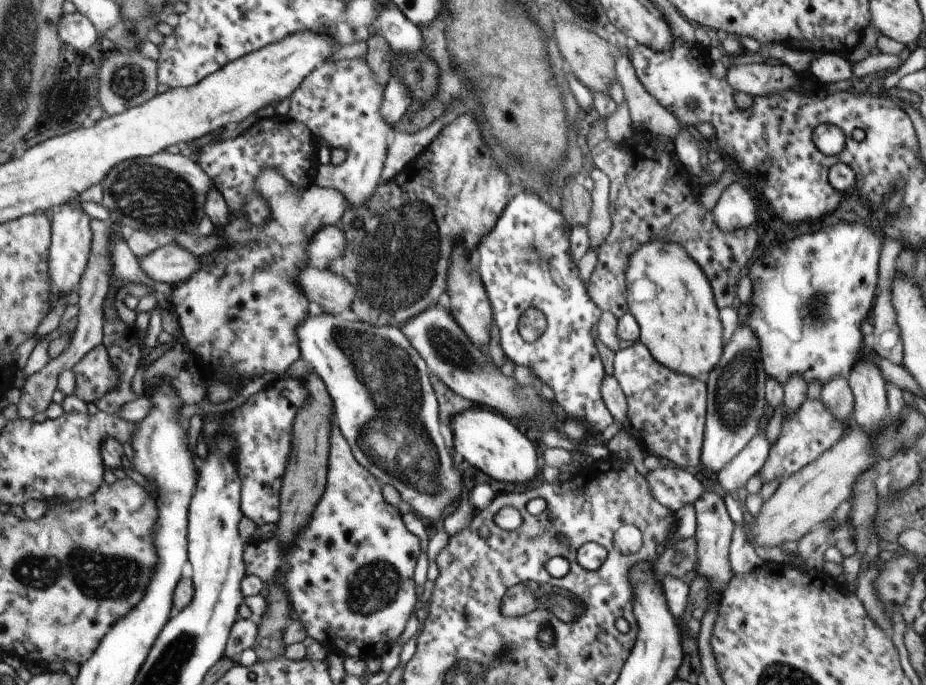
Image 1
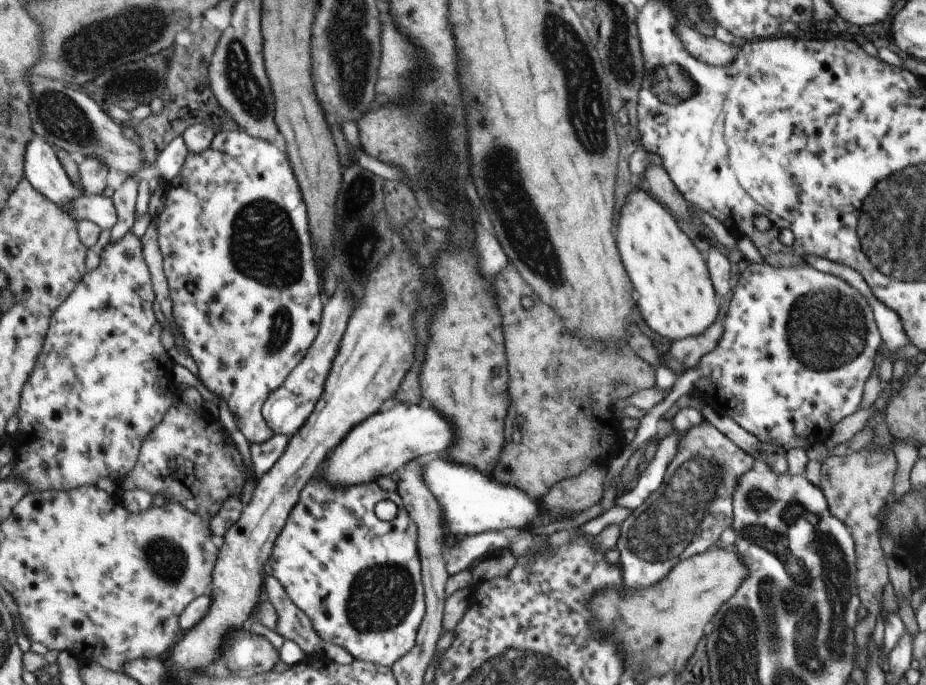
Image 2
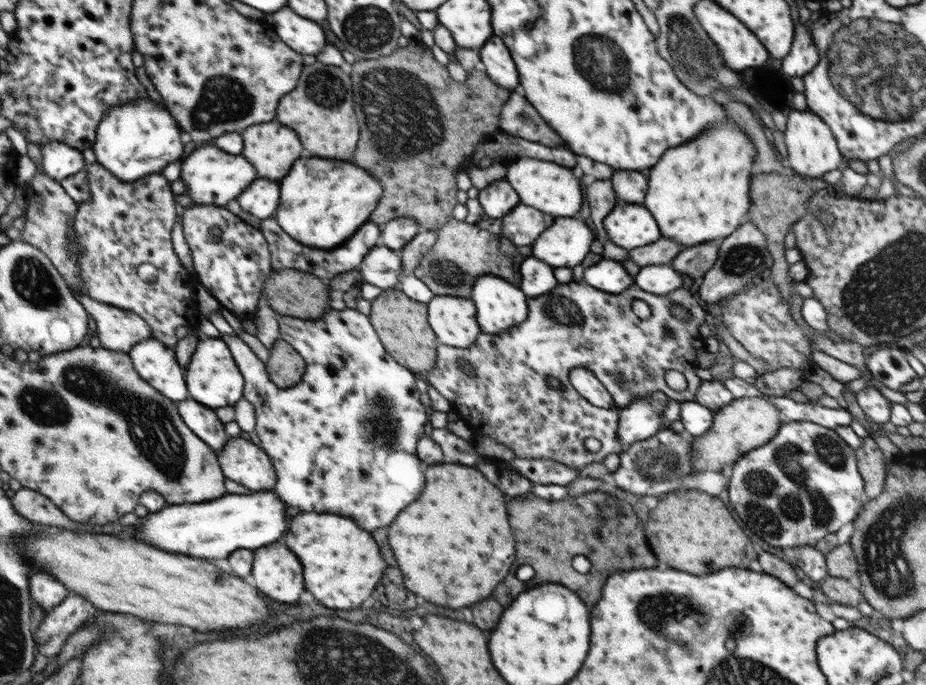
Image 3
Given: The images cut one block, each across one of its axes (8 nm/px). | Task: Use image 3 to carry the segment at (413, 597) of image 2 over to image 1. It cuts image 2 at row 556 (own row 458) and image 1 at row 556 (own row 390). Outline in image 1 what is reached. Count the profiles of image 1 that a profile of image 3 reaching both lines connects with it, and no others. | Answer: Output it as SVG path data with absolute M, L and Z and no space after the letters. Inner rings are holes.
M331 417L331 449L329 452L329 464L327 468L327 483L324 494L320 497L317 505L312 511L309 521L299 530L297 535L293 538L293 543L287 548L283 549L278 546L278 538L276 534L268 540L261 540L257 543L249 542L246 552L247 573L249 575L256 575L263 579L266 586L271 583L279 585L285 589L285 594L293 606L293 612L299 616L299 620L304 625L307 636L311 636L314 640L320 642L329 653L336 653L342 657L360 658L360 660L370 660L370 658L381 658L386 654L392 644L404 632L406 622L410 620L412 613L416 611L416 583L414 583L414 566L416 560L420 556L420 539L418 536L410 533L402 521L402 513L395 506L392 506L383 497L383 488L380 486L380 481L369 473L352 454L350 445L344 435L340 432L336 421Z

